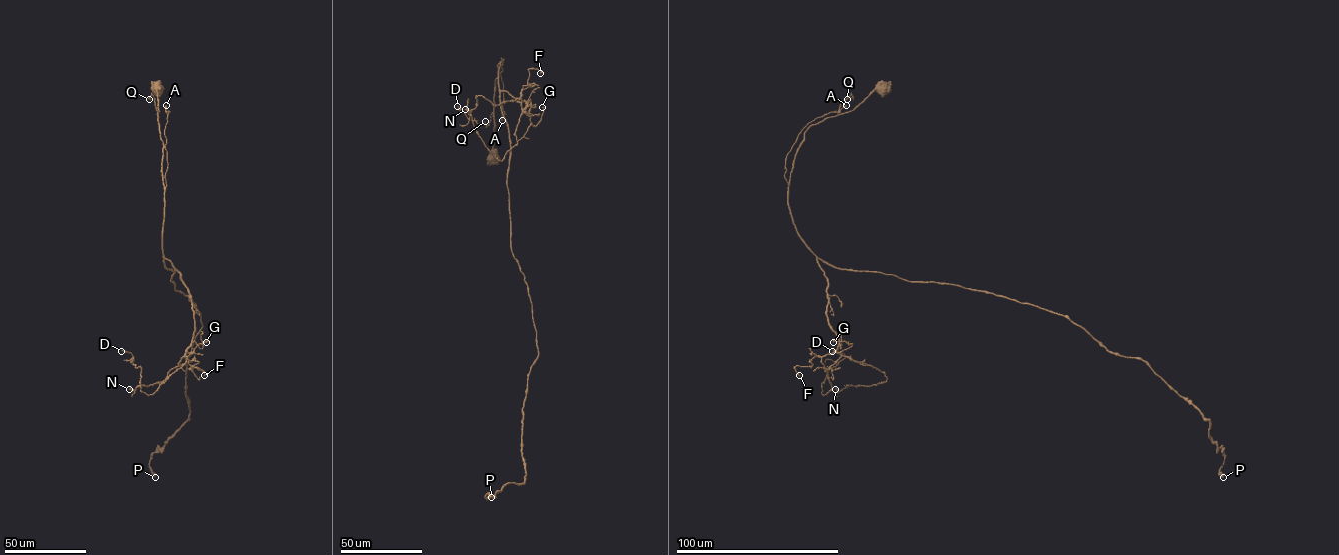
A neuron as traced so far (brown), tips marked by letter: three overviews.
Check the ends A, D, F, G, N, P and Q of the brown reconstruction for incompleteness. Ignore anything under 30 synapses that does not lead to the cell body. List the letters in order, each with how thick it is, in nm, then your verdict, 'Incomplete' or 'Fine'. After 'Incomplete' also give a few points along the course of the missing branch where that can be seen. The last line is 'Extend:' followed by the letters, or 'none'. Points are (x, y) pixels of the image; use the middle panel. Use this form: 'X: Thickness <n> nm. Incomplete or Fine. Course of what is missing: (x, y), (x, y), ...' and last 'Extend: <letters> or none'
A: Thickness 360 nm. Incomplete. Course of what is missing: (502, 120), (495, 133), (496, 143), (502, 147), (502, 138)
D: Thickness 100 nm. Fine
F: Thickness 120 nm. Fine
G: Thickness 200 nm. Fine
N: Thickness 90 nm. Fine
P: Thickness 380 nm. Fine
Q: Thickness 120 nm. Fine
Extend: A

